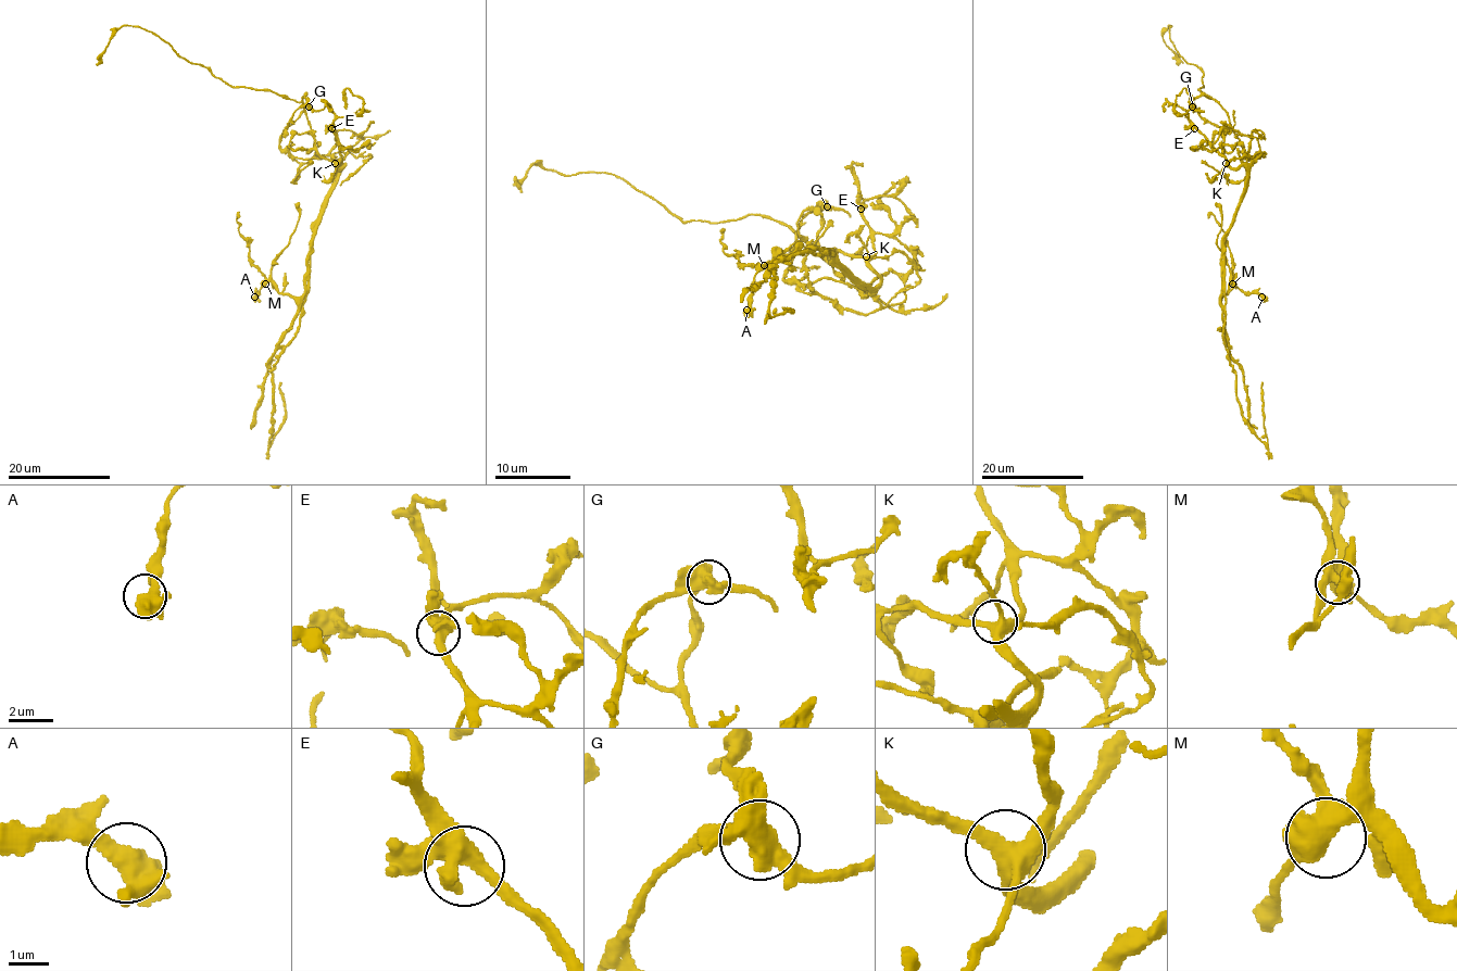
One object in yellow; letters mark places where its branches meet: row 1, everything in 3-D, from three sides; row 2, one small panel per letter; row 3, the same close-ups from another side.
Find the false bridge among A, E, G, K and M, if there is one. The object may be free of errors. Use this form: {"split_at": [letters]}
{"split_at": ["G"]}

